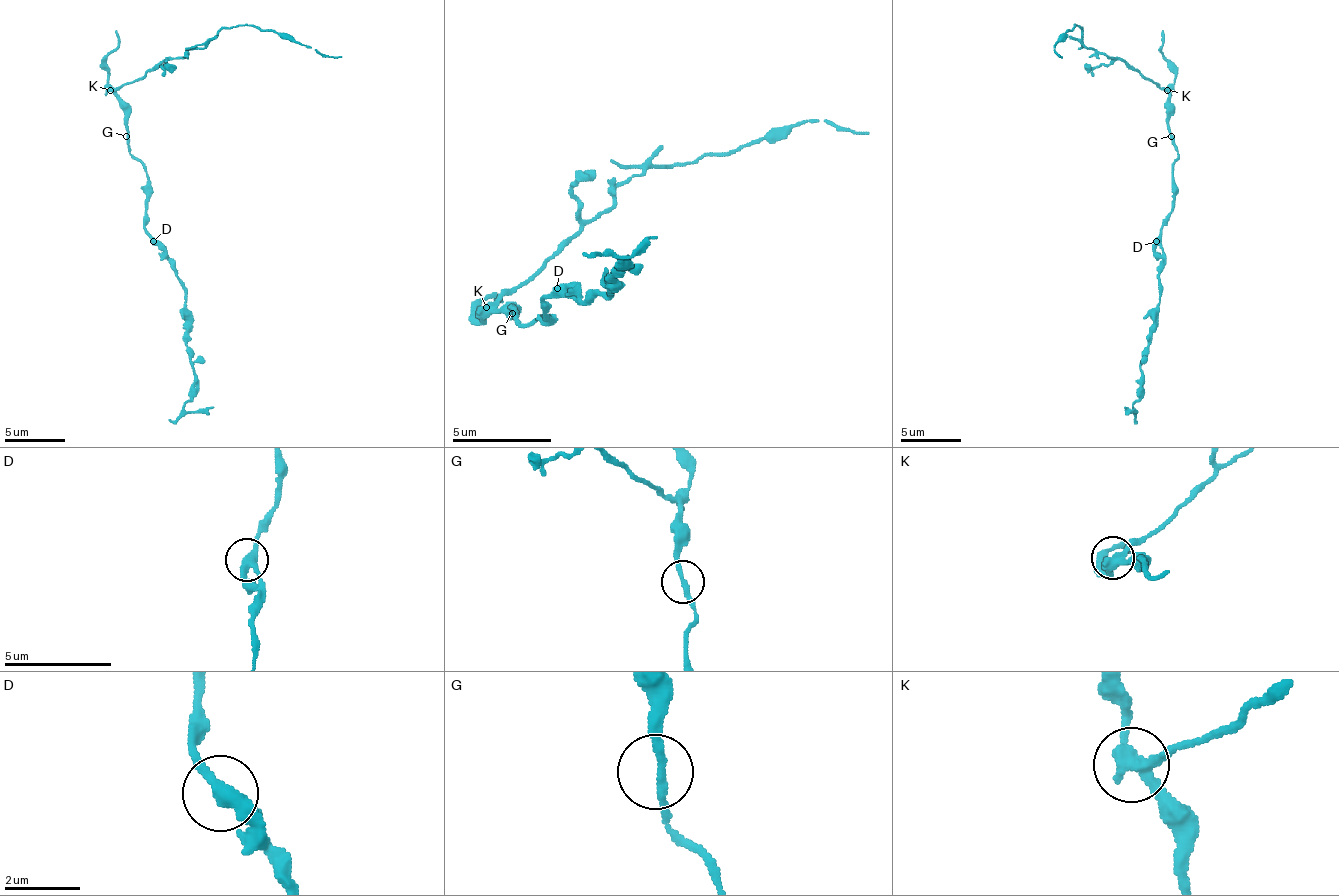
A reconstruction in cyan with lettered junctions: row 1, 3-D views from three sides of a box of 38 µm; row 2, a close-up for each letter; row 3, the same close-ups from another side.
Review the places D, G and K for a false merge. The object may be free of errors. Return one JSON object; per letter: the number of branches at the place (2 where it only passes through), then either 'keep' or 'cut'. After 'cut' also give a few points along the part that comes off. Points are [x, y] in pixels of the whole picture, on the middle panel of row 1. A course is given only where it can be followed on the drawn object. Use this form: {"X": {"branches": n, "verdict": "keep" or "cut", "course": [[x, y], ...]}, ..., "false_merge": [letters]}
{"D": {"branches": 3, "verdict": "keep"}, "G": {"branches": 2, "verdict": "keep"}, "K": {"branches": 3, "verdict": "cut", "course": [[487, 308], [532, 278], [591, 224], [636, 174], [726, 154], [741, 144], [780, 139], [805, 119], [870, 134]]}, "false_merge": ["K"]}

